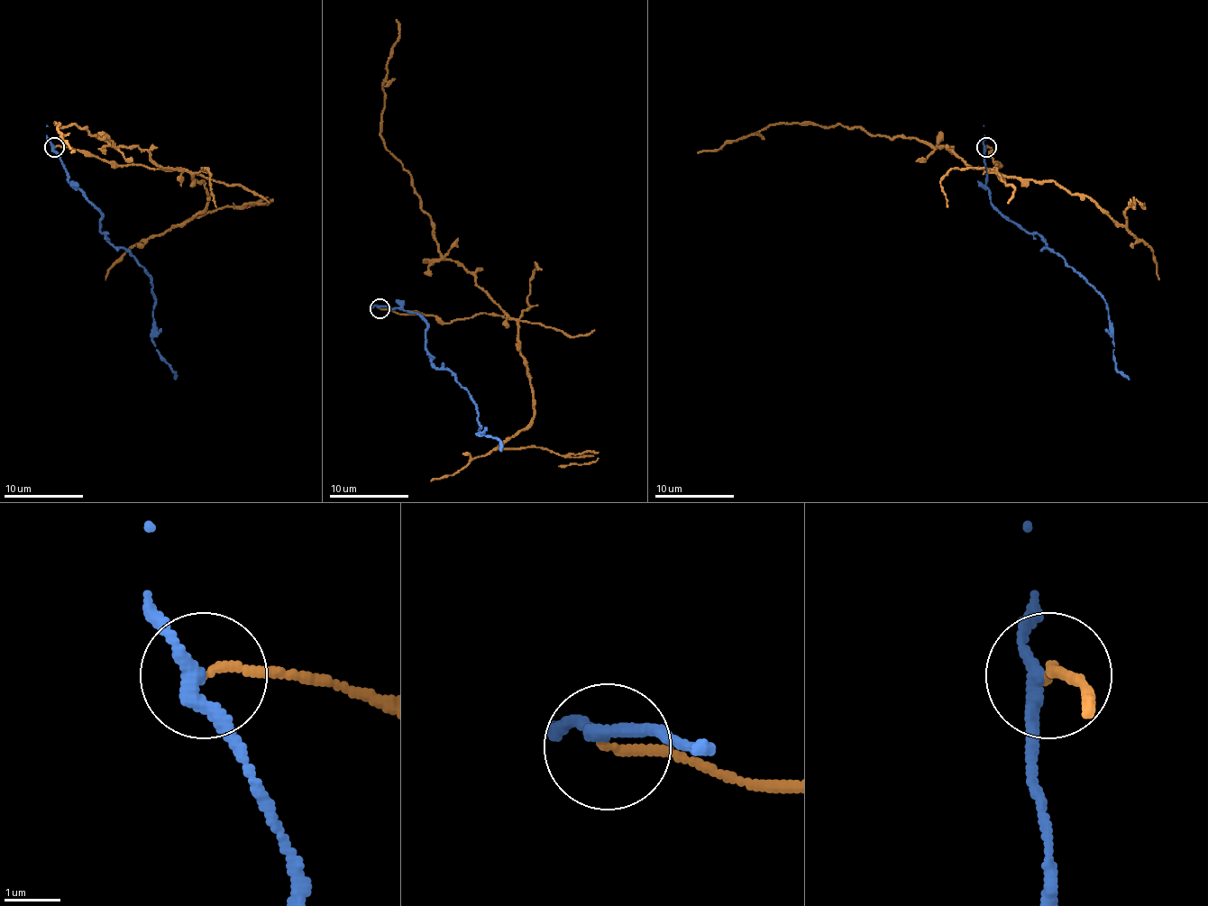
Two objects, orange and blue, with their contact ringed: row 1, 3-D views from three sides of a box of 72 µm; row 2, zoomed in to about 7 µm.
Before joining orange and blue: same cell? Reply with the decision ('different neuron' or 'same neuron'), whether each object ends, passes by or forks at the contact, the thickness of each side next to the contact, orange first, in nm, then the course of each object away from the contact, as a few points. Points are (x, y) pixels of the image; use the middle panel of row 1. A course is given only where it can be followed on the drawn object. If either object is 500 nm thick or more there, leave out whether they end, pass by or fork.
different neuron; orange ends; blue passes by; calibres 150 and 240 nm; course orange (380, 308), (432, 314), (444, 322), (504, 314), (462, 266), (440, 256), (410, 174), (380, 134), (397, 19); course blue (380, 308), (416, 312), (426, 324), (430, 361), (468, 392), (478, 435), (496, 437), (502, 452)

